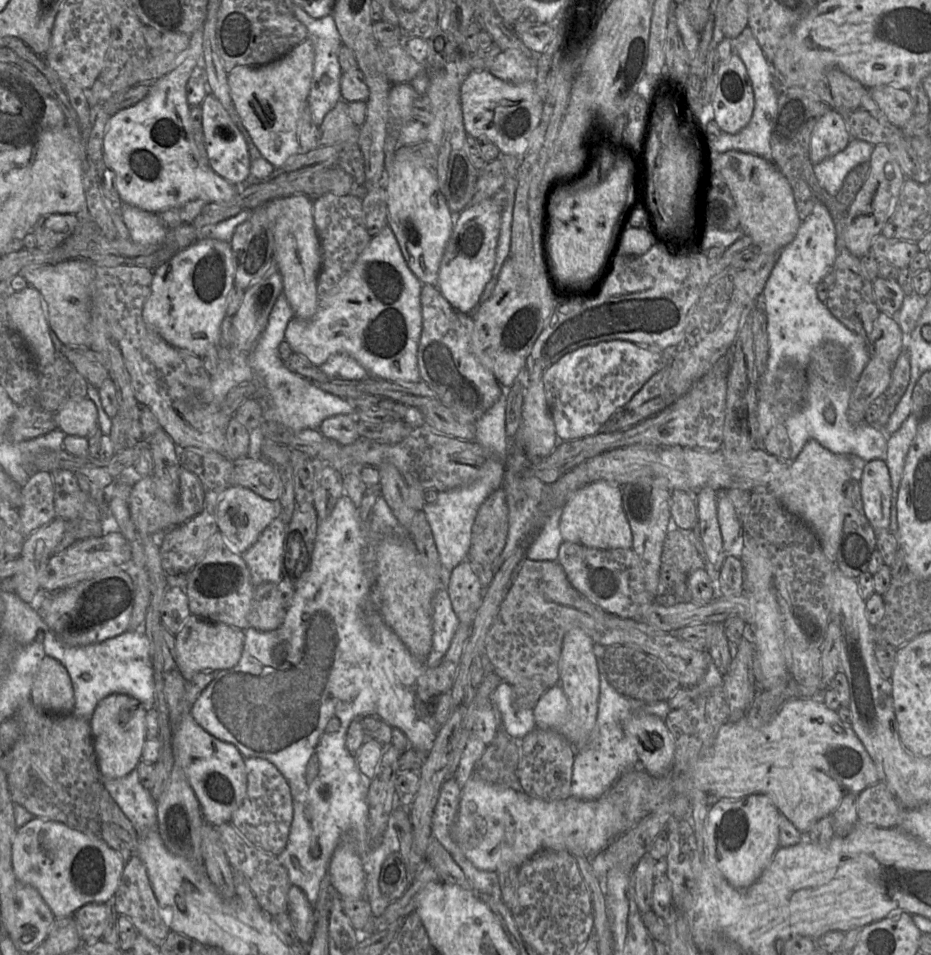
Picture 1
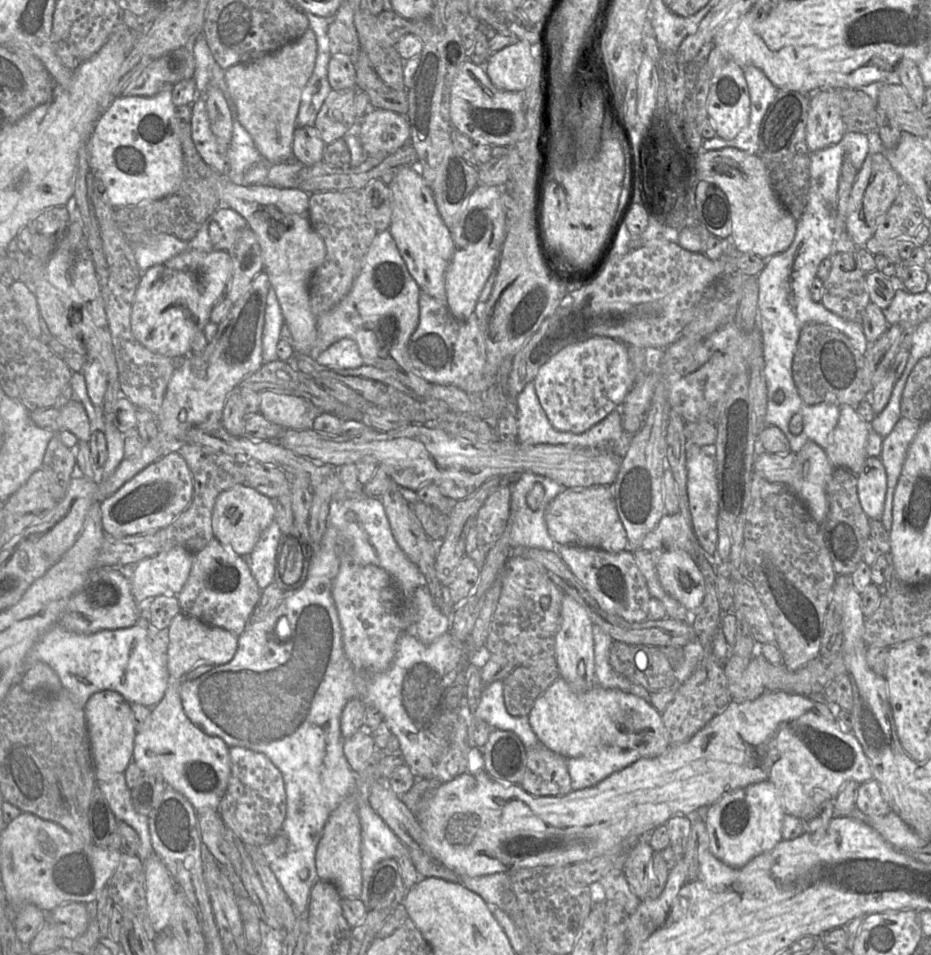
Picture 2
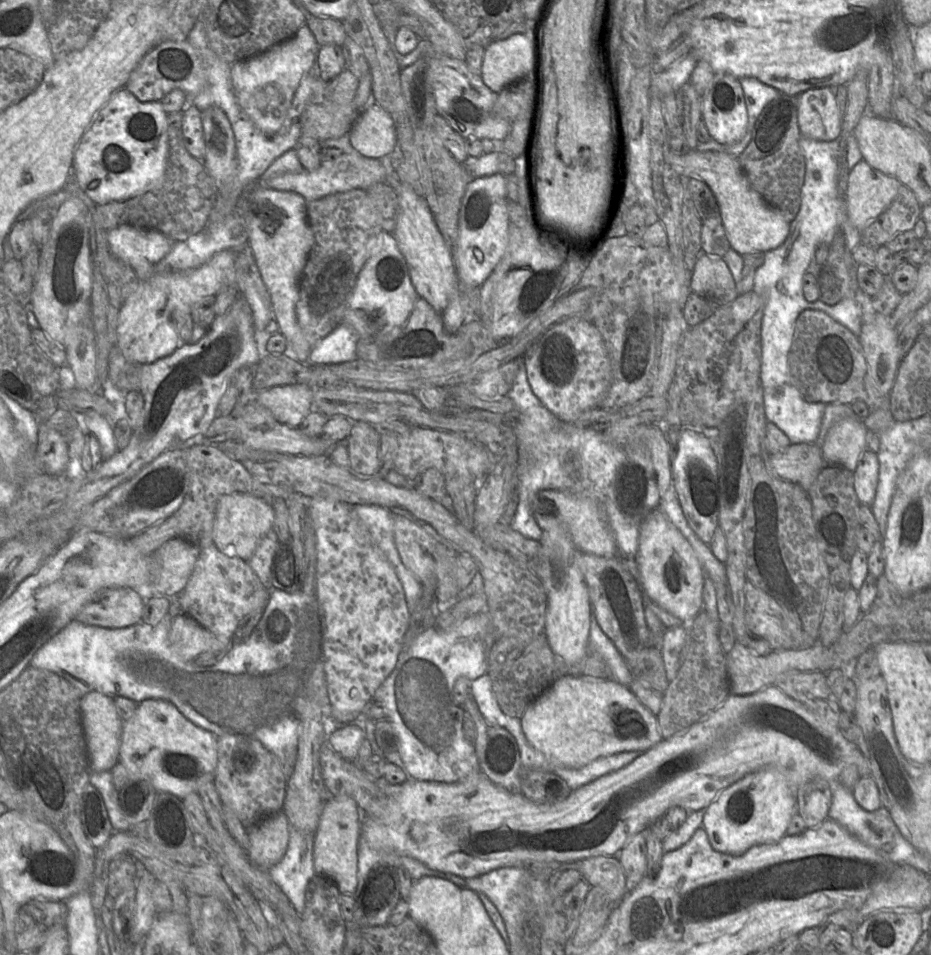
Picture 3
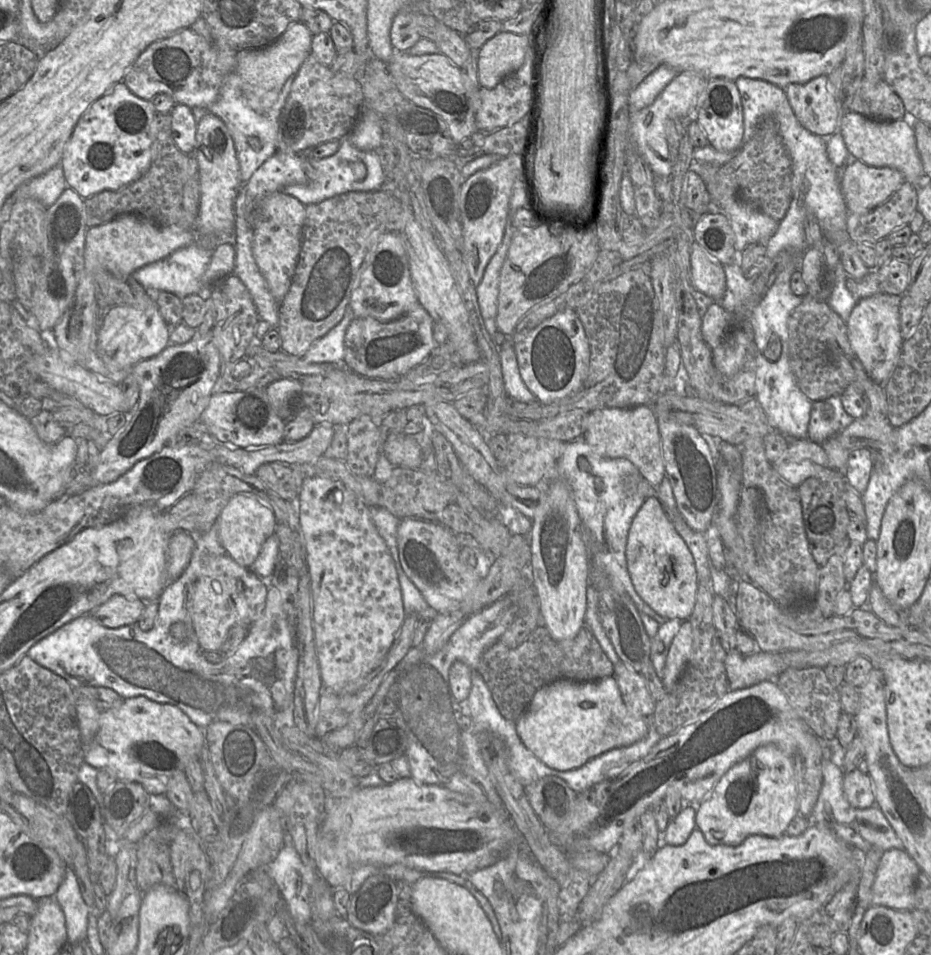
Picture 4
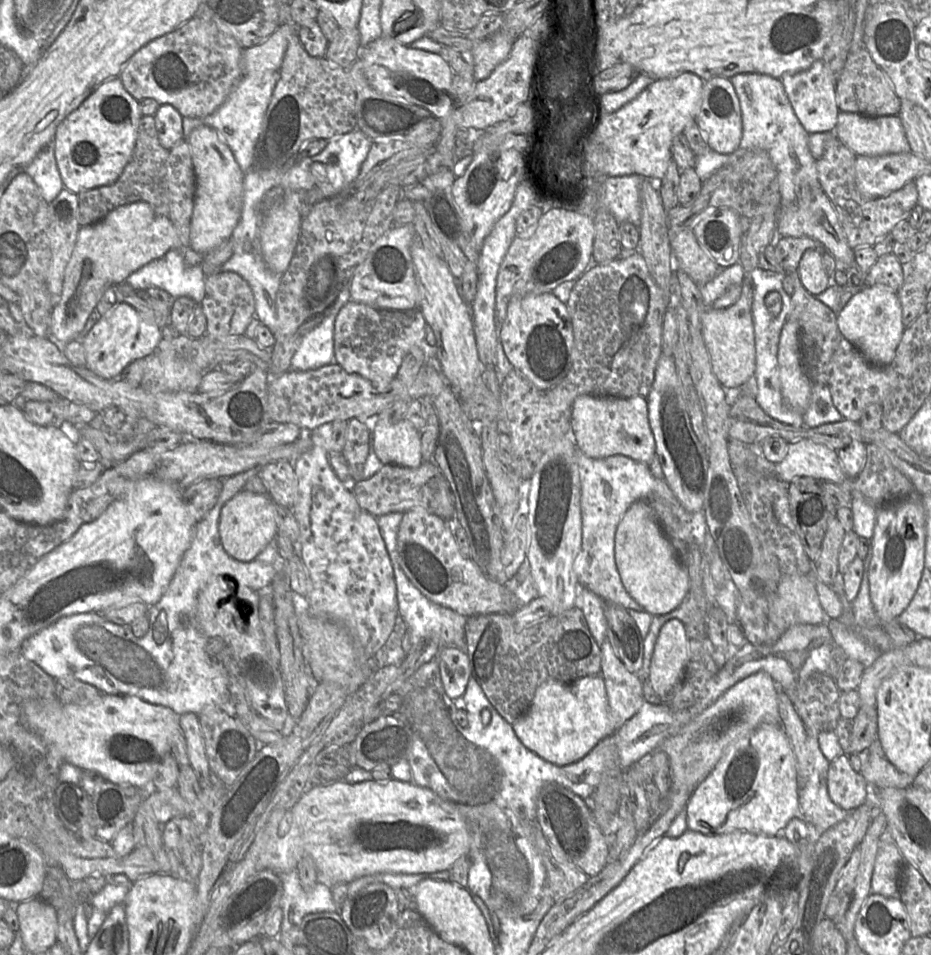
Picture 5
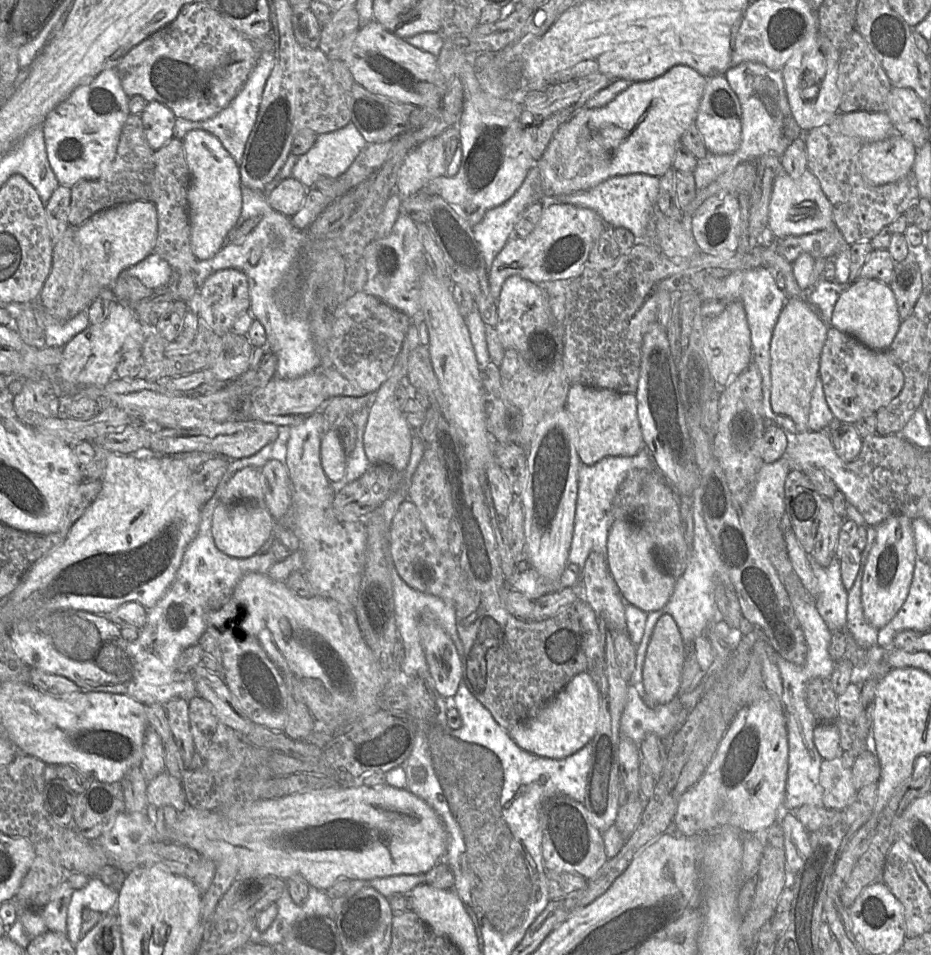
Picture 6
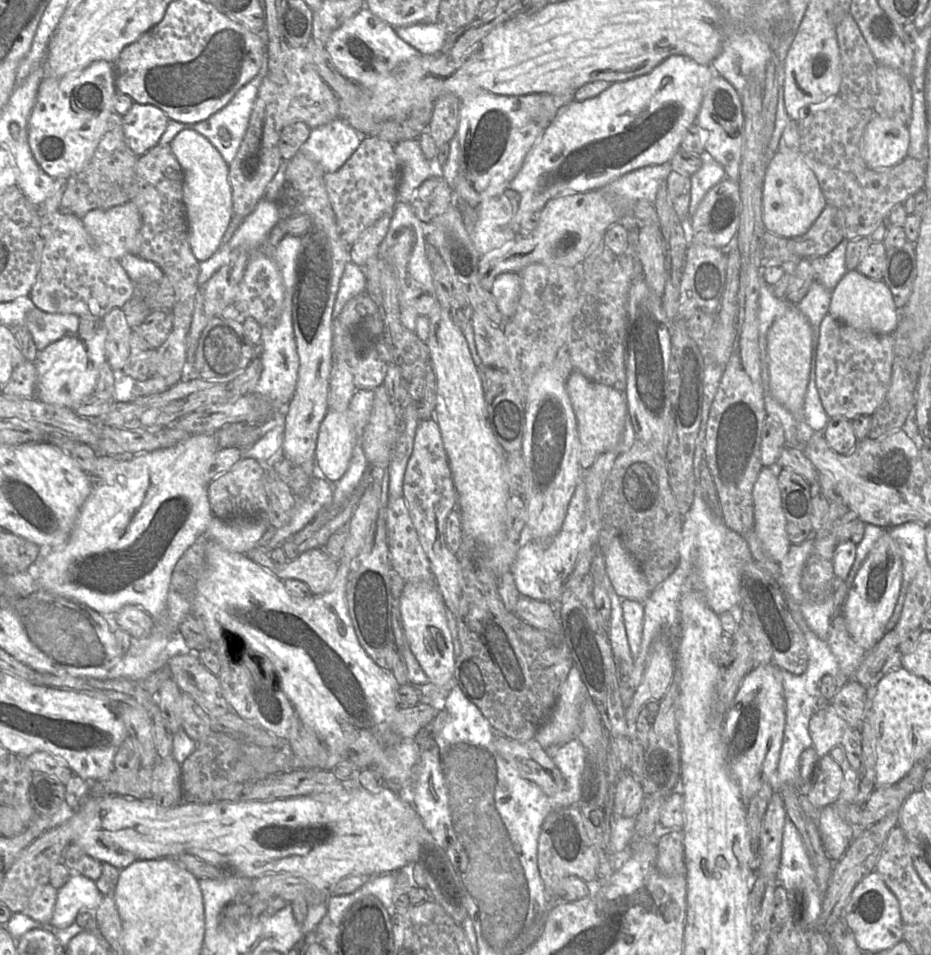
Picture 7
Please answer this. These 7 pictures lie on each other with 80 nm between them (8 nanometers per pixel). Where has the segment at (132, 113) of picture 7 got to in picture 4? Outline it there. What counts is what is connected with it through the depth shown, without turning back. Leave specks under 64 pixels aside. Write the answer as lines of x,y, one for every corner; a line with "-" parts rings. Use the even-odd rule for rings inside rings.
176,104
170,115
172,118
172,137
175,144
184,153
194,155
198,122
194,118
192,108
183,104

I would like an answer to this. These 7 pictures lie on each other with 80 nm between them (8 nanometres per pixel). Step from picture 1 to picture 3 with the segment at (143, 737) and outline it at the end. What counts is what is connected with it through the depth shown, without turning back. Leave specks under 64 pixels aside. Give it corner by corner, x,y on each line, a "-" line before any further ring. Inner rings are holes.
90,692
80,703
82,725
92,772
110,772
119,764
120,738
124,720
120,716
112,696

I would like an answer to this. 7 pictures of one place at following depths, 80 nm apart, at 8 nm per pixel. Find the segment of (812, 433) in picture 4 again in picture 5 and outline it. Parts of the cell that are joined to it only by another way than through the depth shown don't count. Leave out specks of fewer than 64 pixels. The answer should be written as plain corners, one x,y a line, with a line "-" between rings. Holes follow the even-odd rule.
821,384
813,385
810,403
803,418
806,428
815,428
844,419
832,402
828,386

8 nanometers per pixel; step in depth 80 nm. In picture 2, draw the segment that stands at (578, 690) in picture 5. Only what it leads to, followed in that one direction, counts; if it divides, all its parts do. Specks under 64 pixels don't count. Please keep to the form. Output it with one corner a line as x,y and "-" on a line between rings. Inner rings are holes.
558,678
534,703
529,723
539,742
566,759
579,757
601,745
614,745
635,751
641,757
655,757
669,748
661,714
646,700
620,689
606,689
596,684
587,692
574,692
563,678

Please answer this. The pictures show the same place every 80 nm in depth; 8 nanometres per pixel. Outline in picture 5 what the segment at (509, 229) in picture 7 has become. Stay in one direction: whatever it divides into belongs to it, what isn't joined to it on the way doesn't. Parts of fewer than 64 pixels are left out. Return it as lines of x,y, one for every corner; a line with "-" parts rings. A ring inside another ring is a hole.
690,72
654,80
622,108
604,114
593,133
582,133
577,145
577,158
581,157
583,161
589,183
622,175
662,179
670,164
672,139
694,121
703,84
704,80

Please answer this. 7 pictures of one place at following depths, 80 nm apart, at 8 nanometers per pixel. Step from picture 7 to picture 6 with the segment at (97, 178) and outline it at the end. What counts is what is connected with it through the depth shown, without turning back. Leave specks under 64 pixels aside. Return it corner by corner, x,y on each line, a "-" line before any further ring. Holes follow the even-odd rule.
130,115
120,135
116,156
107,171
98,179
84,179
71,189
69,224
77,228
95,214
137,200
152,202
154,150
150,147
140,115

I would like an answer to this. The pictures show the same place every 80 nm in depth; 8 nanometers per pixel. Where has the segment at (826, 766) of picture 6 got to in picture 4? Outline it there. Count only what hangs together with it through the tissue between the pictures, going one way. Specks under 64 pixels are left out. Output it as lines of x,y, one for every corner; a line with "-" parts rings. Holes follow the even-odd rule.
858,769
844,772
843,791
850,805
855,808
878,806
870,776

